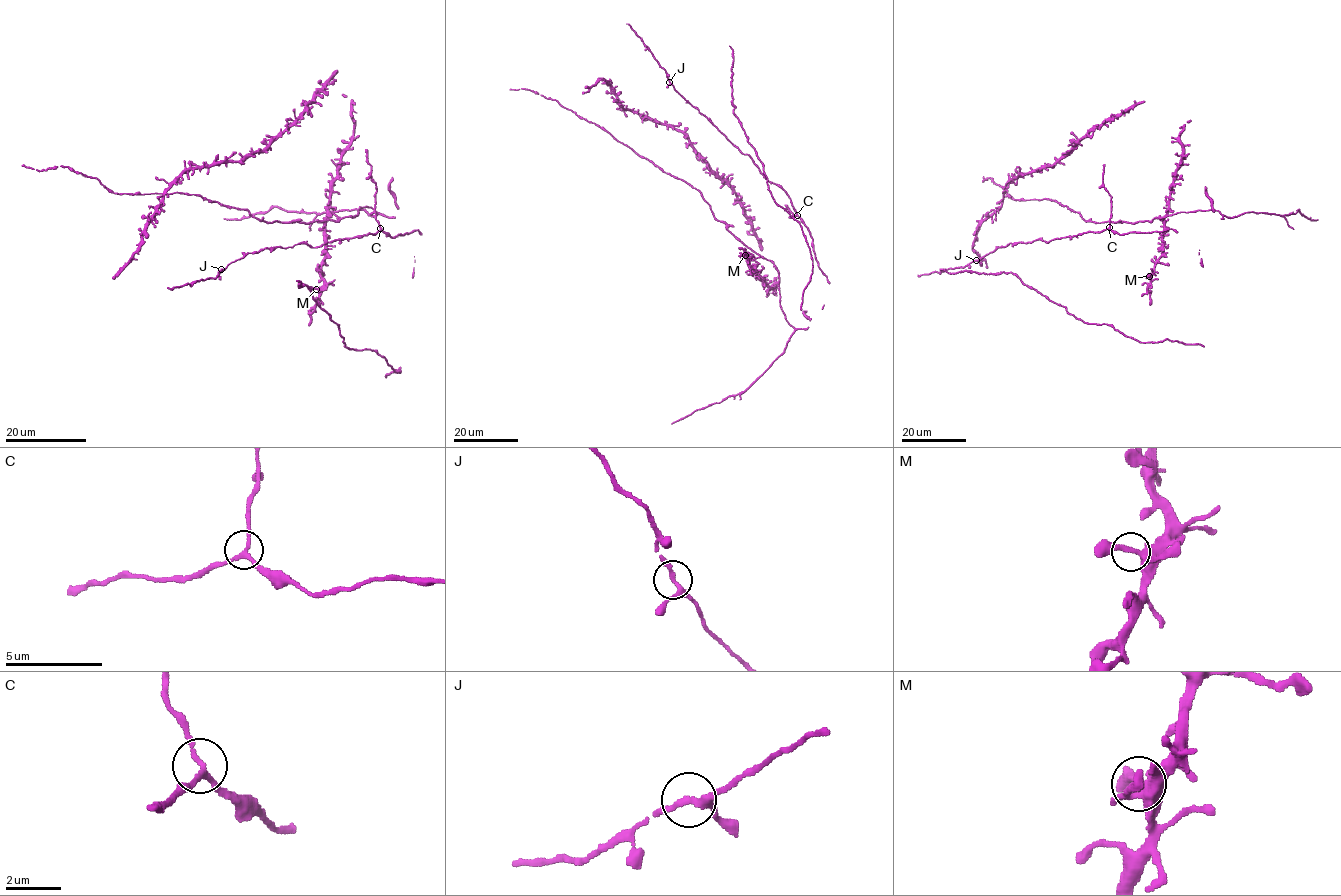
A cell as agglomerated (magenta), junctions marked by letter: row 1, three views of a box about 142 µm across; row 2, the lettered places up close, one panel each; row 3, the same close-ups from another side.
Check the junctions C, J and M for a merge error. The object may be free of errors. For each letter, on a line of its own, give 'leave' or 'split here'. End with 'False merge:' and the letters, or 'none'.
C: leave
J: leave
M: leave
False merge: none

